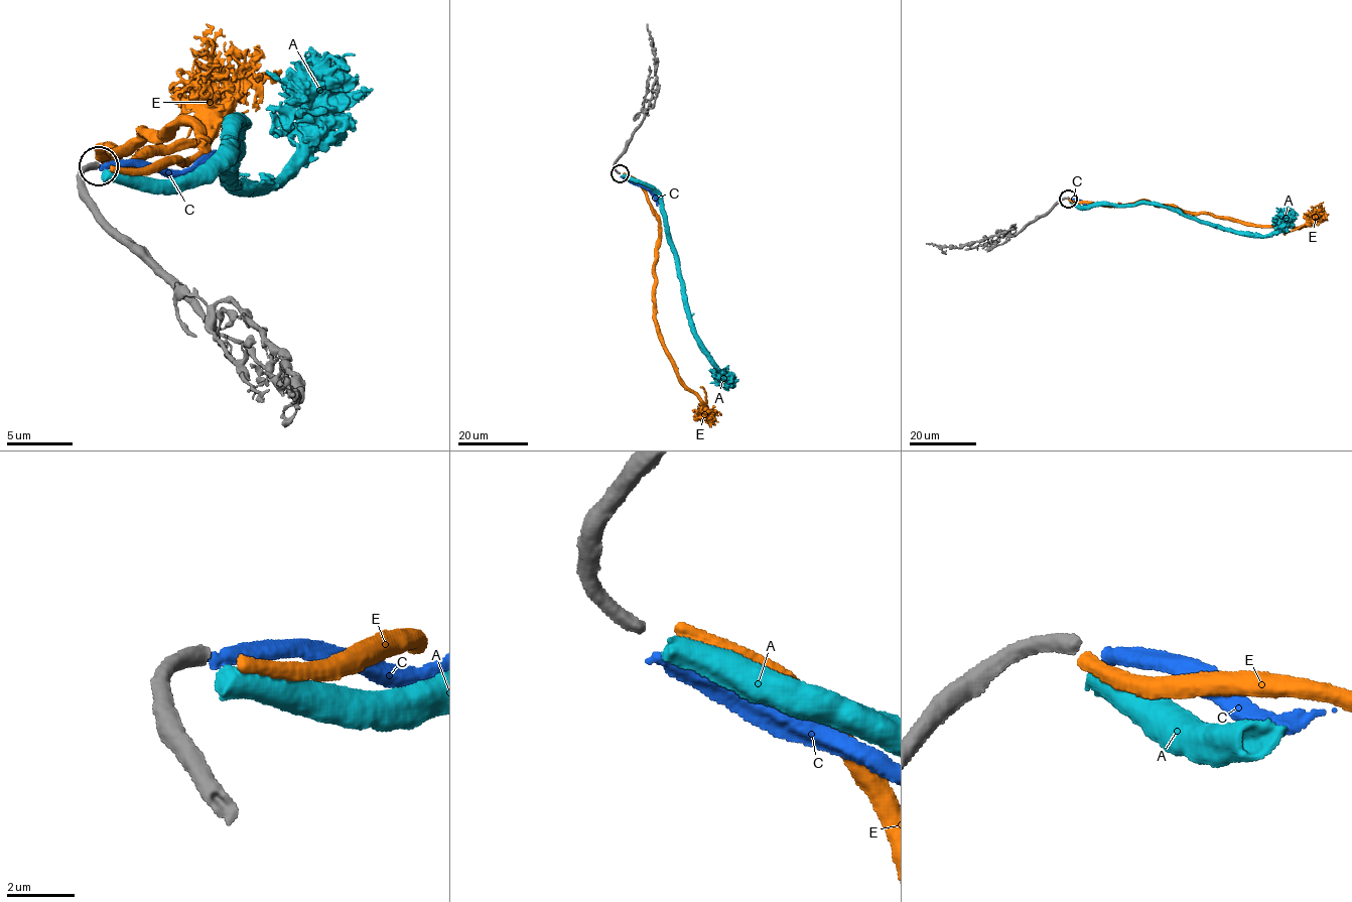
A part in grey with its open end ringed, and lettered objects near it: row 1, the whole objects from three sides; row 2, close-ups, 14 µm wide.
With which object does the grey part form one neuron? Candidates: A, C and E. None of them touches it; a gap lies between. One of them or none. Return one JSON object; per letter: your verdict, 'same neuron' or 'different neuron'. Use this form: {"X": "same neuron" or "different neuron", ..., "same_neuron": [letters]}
{"A": "different neuron", "C": "different neuron", "E": "same neuron", "same_neuron": ["E"]}

